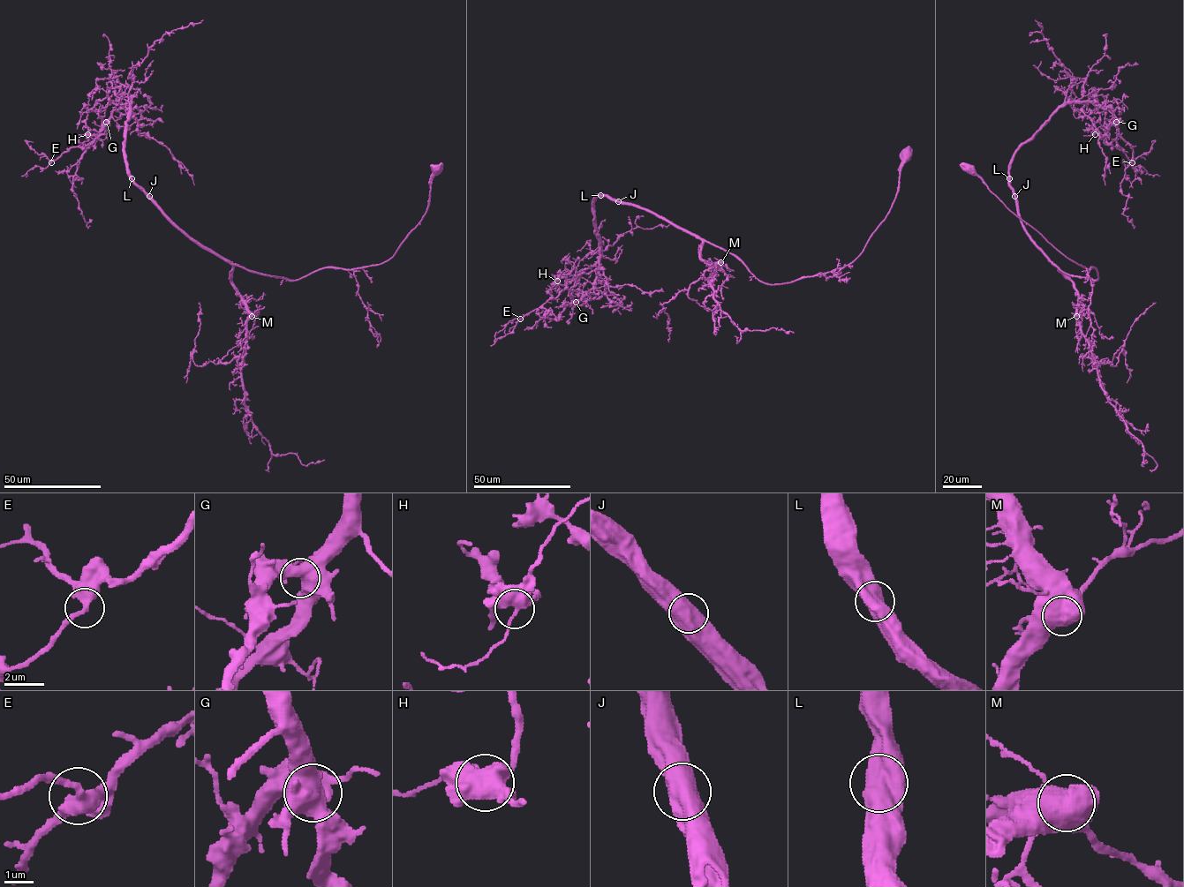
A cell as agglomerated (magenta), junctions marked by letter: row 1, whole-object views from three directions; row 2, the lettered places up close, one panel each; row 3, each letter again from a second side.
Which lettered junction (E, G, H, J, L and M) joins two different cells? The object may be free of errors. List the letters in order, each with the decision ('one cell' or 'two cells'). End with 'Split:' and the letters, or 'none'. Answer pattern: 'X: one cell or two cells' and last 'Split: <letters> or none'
E: one cell
G: one cell
H: one cell
J: one cell
L: one cell
M: one cell
Split: none

